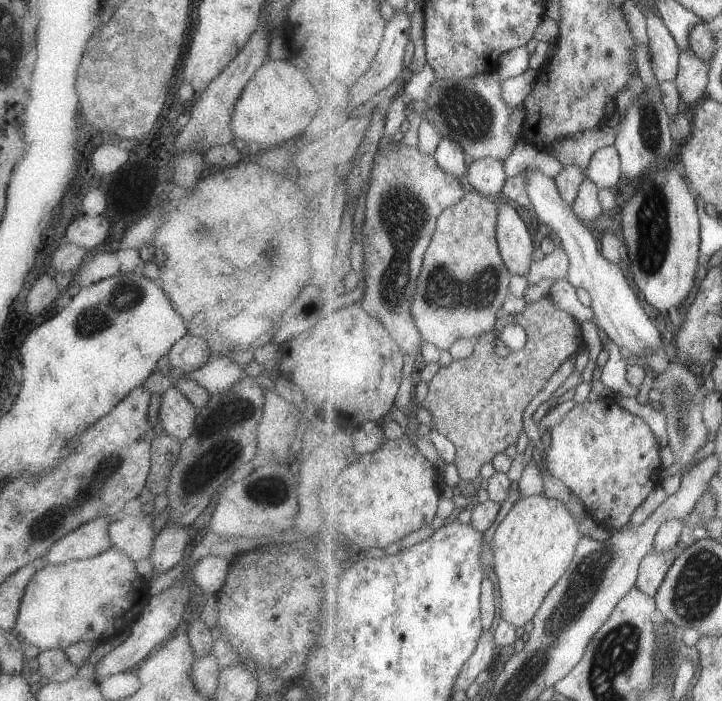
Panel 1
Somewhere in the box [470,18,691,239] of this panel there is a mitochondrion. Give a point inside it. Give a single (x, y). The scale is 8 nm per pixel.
(650, 125)

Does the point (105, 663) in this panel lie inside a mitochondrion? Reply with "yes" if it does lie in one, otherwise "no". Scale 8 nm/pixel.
no

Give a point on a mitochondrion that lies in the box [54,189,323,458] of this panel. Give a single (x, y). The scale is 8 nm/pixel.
(128, 294)

